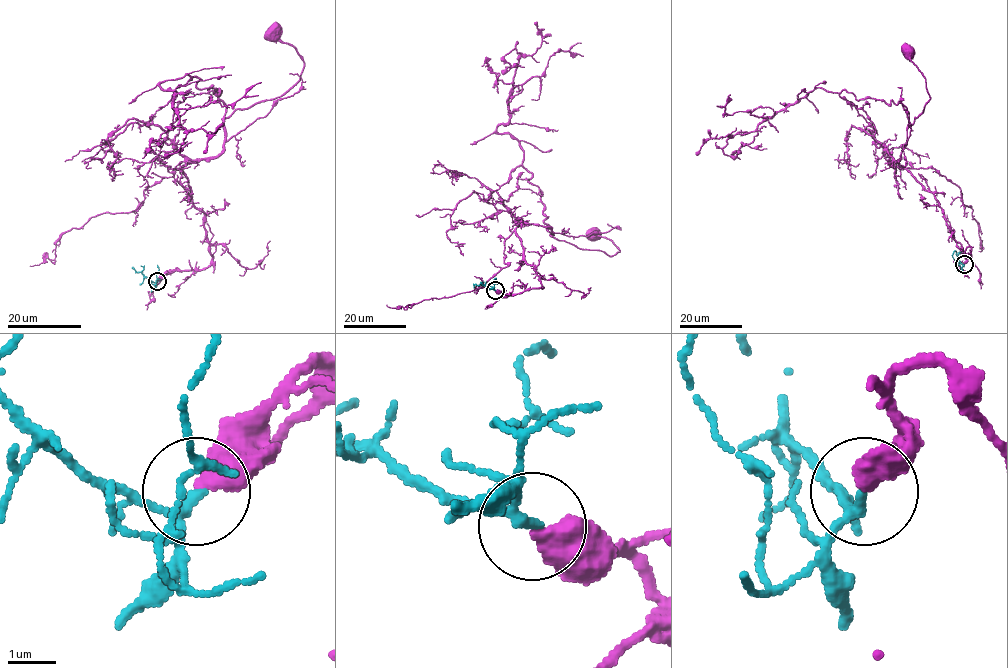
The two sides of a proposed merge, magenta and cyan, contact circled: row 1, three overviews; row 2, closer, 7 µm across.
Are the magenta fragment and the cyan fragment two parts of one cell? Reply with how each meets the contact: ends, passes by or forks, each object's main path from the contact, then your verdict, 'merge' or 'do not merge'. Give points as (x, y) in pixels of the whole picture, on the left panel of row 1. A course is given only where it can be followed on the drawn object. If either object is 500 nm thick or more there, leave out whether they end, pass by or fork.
magenta ends; cyan passes by; course magenta (157, 281), (212, 257), (182, 168), (221, 152), (237, 109), (300, 78), (303, 57), (274, 31); course cyan (157, 281), (155, 287), (157, 265); merge

